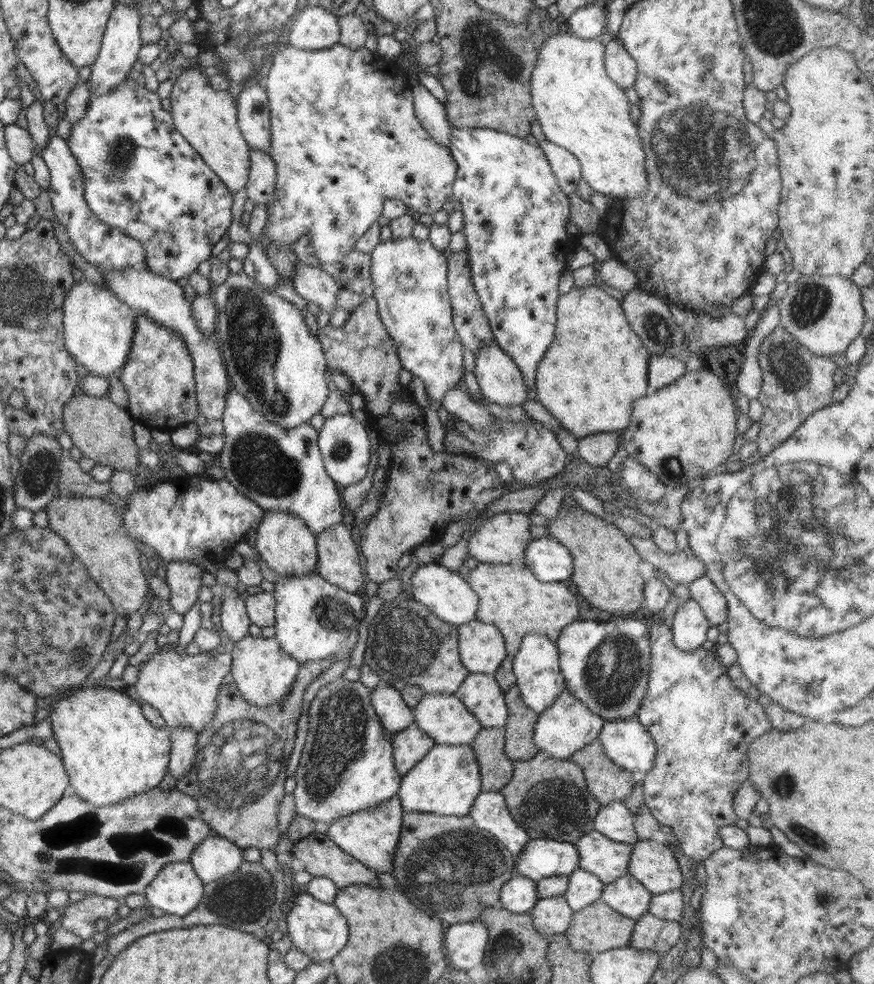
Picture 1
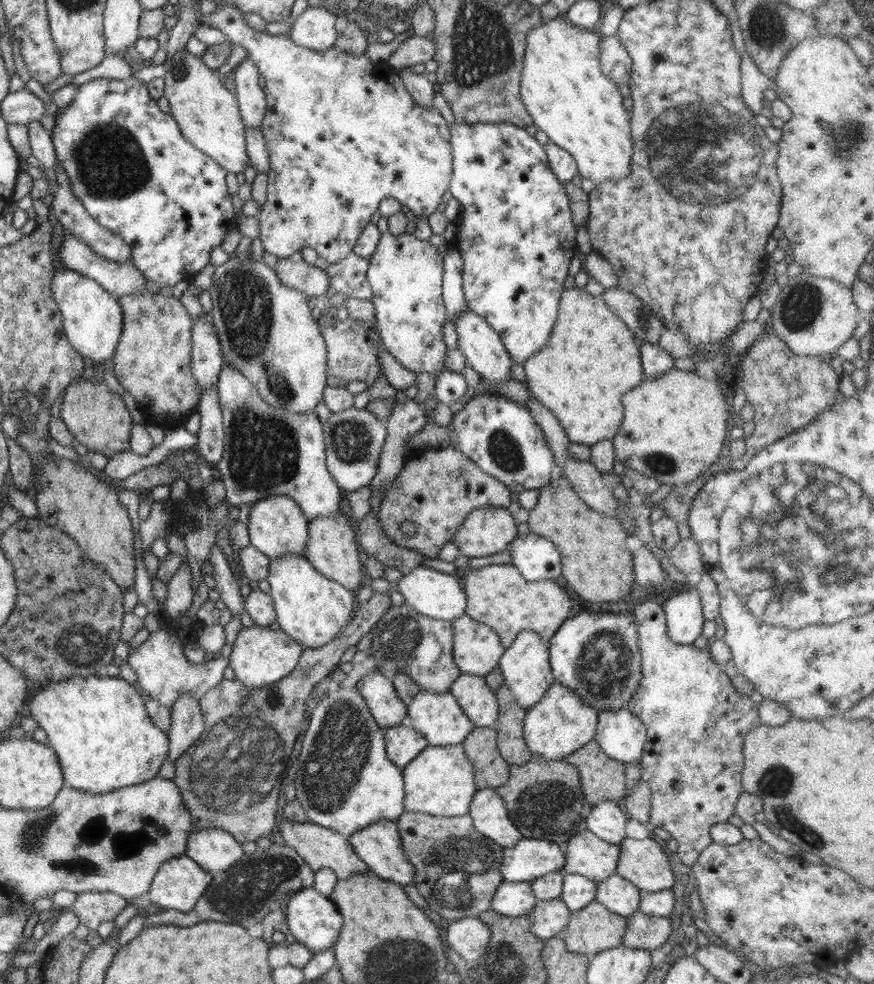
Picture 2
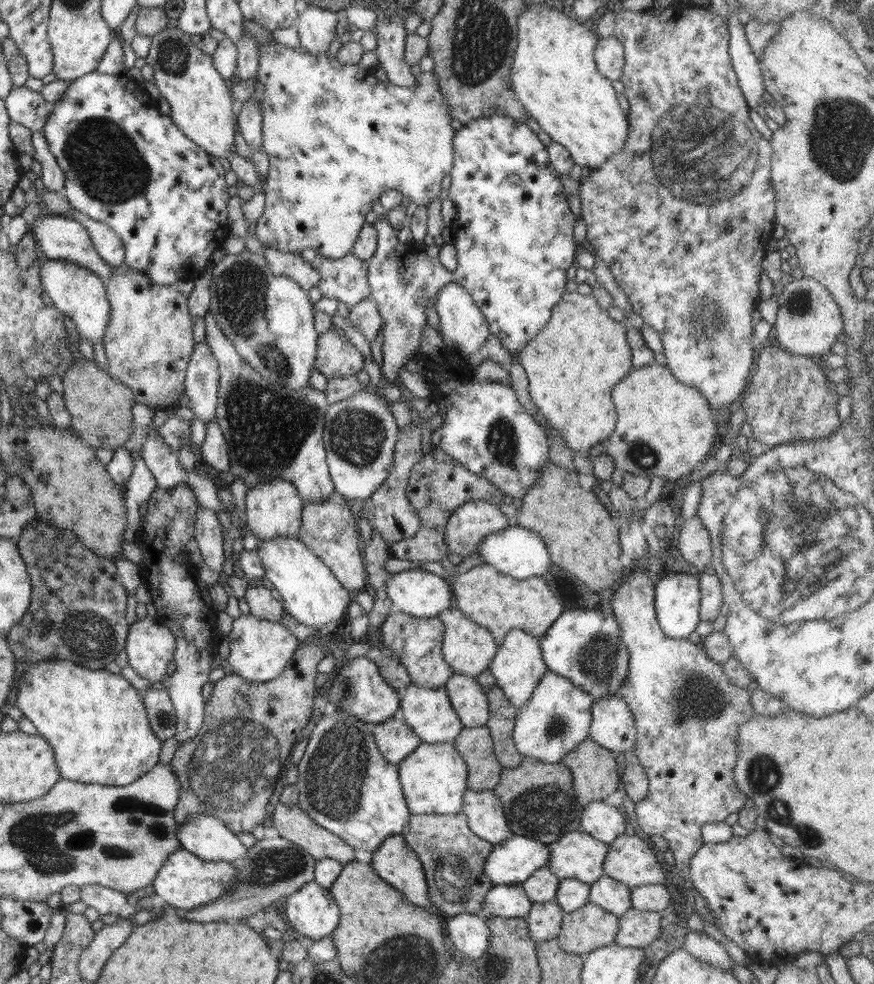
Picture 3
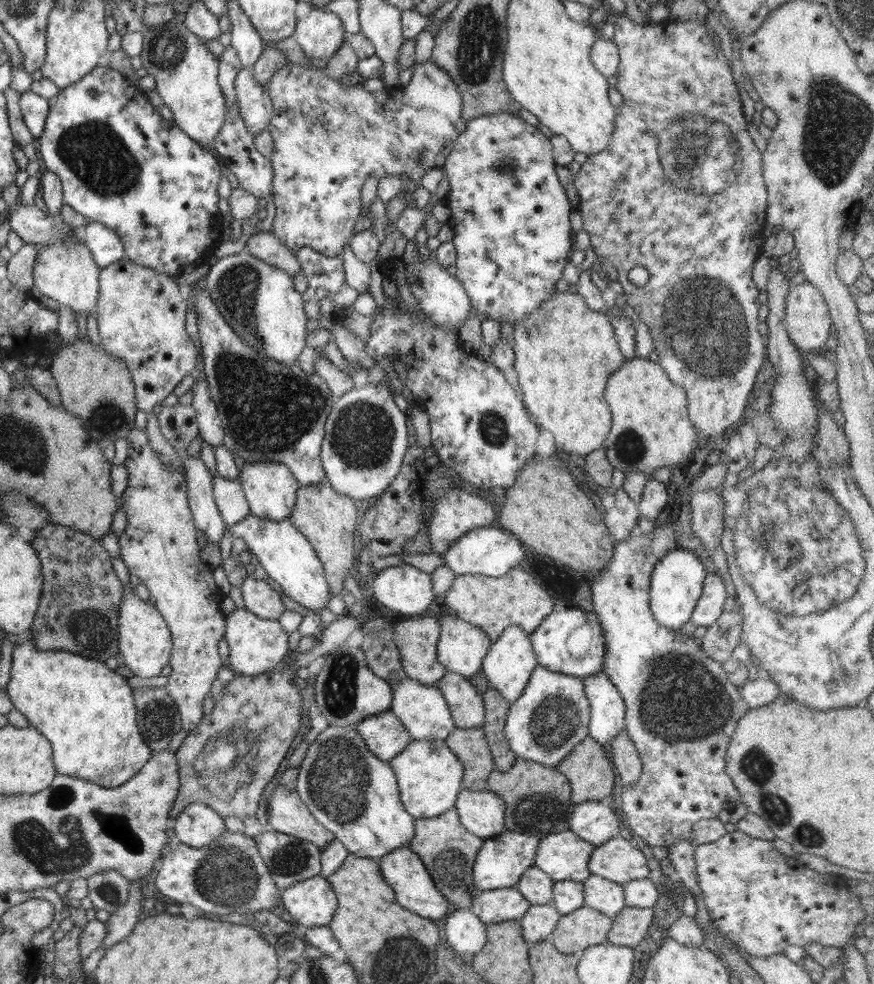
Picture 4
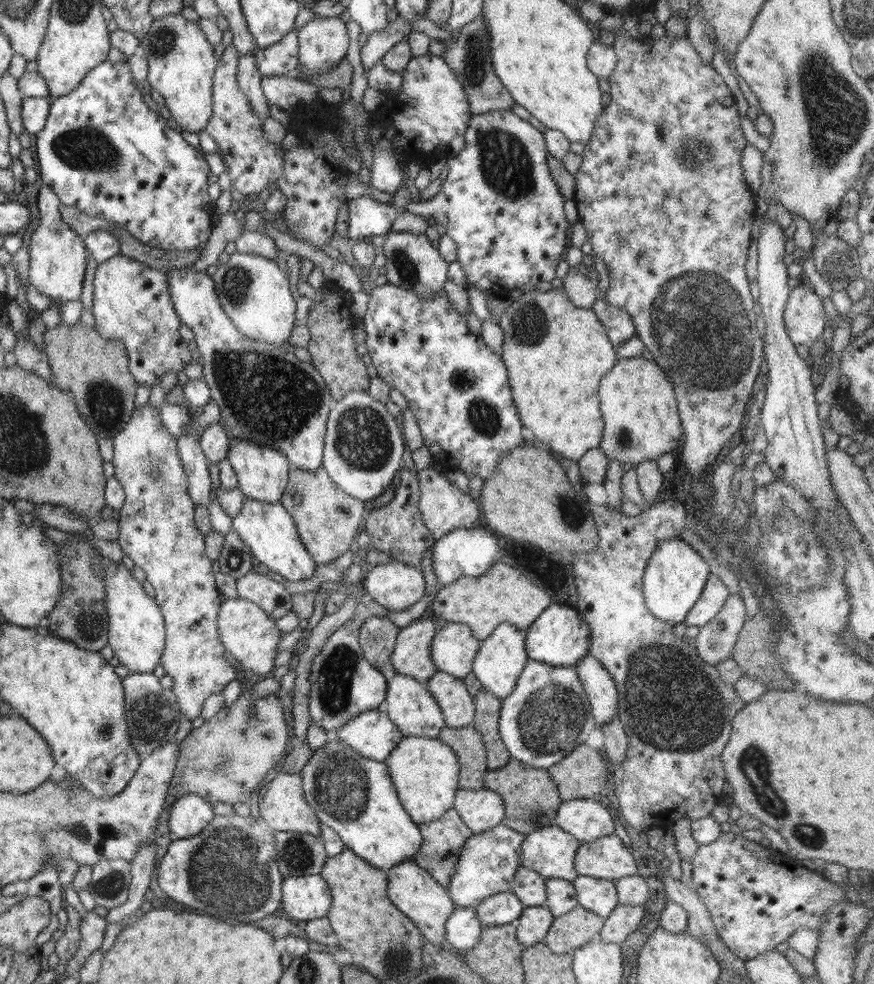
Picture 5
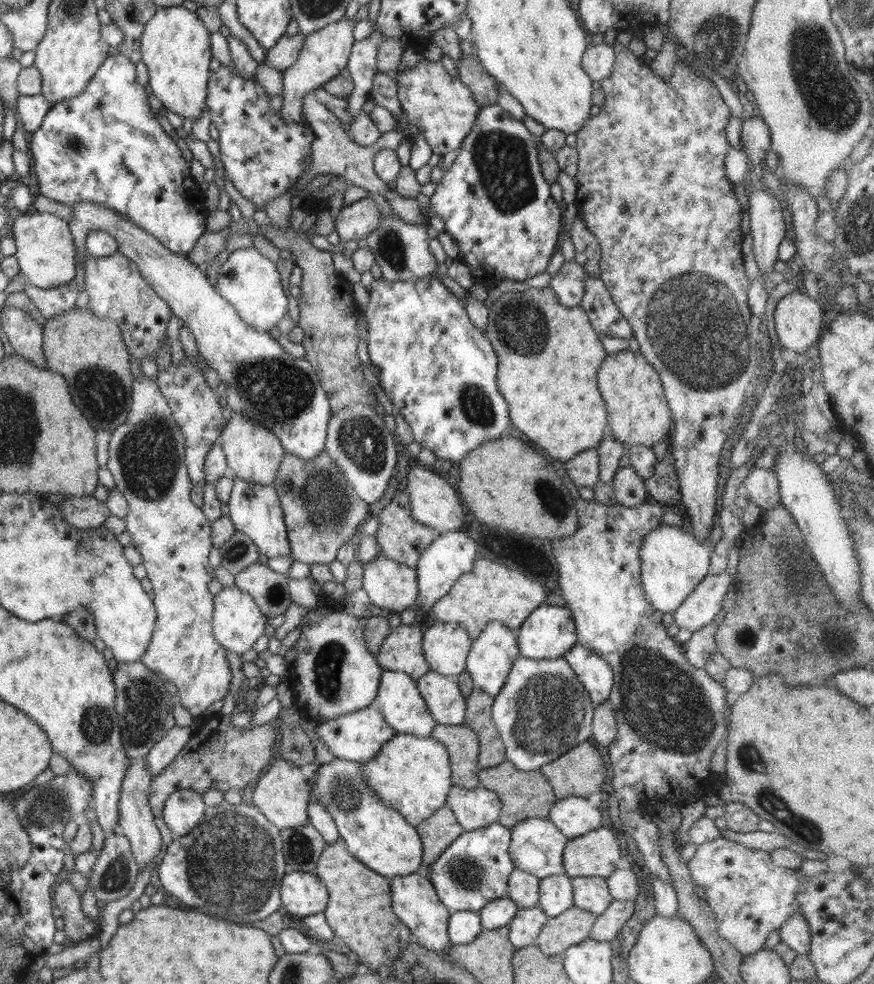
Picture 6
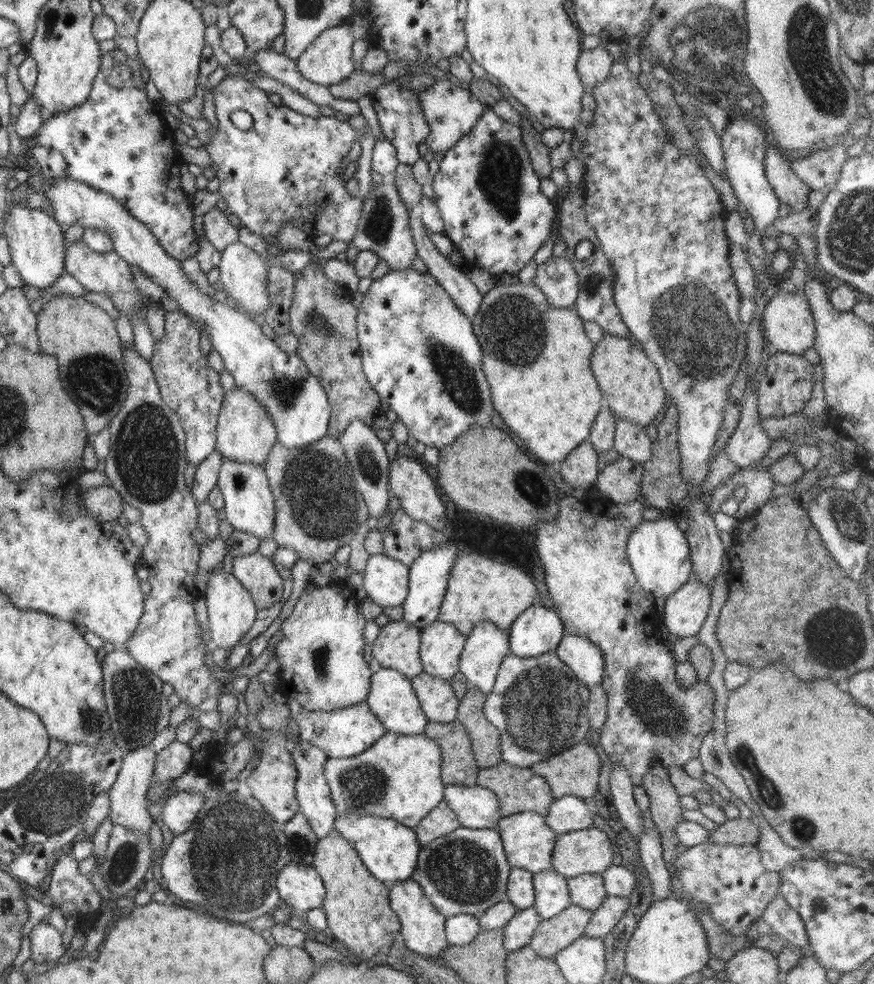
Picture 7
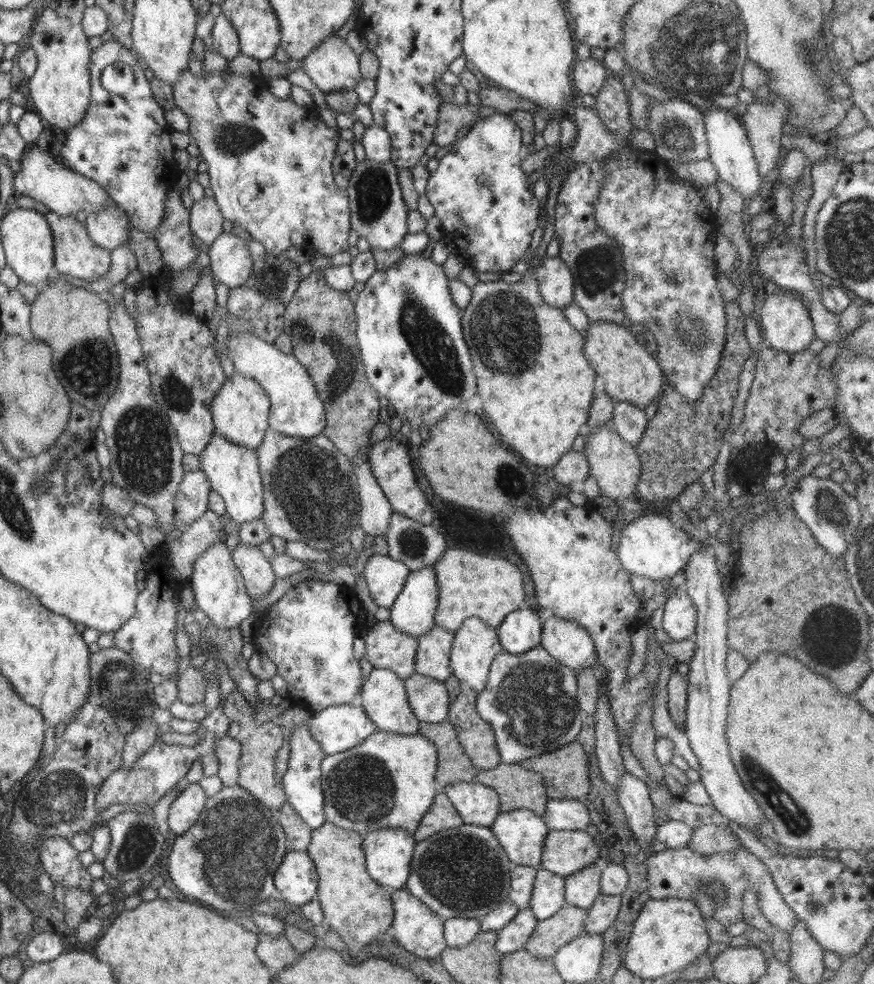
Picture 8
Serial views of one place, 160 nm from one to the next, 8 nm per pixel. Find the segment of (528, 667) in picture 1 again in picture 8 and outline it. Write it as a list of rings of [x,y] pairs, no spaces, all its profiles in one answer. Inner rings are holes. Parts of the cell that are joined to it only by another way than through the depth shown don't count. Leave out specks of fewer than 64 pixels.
[[[477,617],[466,618],[460,629],[455,631],[452,641],[452,650],[450,650],[452,675],[461,682],[463,687],[473,688],[479,693],[487,685],[489,669],[494,658],[502,651],[497,628],[486,625]]]

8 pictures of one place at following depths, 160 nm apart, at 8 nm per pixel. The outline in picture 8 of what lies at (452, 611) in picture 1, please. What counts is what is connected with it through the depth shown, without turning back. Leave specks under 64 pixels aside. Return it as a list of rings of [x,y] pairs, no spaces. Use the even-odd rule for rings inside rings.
[[[372,555],[362,575],[376,606],[390,609],[402,591],[409,575],[409,568],[390,555]]]

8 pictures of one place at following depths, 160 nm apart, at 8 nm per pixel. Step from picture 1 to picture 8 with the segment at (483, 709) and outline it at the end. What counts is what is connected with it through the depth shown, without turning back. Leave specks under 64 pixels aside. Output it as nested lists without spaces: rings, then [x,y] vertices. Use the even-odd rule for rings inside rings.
[[[415,672],[404,679],[404,686],[418,721],[440,723],[447,720],[451,700],[443,682]]]

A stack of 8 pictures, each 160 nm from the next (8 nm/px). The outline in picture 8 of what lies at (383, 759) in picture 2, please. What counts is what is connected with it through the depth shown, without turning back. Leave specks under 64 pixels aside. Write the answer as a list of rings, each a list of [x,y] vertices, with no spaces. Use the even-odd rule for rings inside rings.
[[[400,828],[369,830],[363,837],[360,847],[364,851],[365,865],[370,878],[390,890],[404,889],[410,876],[416,842],[412,834]]]

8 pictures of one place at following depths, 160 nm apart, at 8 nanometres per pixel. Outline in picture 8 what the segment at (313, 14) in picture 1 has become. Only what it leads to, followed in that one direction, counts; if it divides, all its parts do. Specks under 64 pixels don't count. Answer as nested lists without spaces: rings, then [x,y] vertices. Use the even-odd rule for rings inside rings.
[[[335,33],[305,56],[302,70],[324,93],[354,90],[363,78],[359,71],[359,55]]]

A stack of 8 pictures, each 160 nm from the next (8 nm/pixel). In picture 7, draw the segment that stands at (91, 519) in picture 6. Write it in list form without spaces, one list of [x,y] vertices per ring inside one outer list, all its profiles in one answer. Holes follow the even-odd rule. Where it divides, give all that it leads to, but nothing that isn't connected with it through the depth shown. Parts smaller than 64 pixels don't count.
[[[111,485],[85,489],[81,499],[94,518],[108,522],[123,514],[123,498]]]

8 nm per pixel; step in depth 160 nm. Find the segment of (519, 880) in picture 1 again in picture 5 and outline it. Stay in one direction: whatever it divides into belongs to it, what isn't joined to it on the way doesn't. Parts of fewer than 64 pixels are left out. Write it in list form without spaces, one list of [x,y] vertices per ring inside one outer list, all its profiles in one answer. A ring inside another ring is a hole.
[[[508,891],[485,898],[474,910],[482,926],[502,926],[515,923],[524,907],[518,897]]]

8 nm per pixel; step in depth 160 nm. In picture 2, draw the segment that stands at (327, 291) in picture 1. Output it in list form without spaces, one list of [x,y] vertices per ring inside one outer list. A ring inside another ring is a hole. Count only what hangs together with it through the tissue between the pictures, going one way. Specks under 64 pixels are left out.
[[[279,258],[275,273],[286,286],[303,292],[308,298],[317,296],[324,302],[330,286],[330,277],[325,270],[302,260],[294,262],[290,258]]]

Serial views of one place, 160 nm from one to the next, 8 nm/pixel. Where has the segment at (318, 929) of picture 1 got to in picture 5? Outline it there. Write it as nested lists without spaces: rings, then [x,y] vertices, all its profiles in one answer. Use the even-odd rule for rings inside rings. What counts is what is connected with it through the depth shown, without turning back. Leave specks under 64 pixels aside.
[[[319,874],[291,876],[281,886],[281,913],[297,923],[327,916],[331,890]]]

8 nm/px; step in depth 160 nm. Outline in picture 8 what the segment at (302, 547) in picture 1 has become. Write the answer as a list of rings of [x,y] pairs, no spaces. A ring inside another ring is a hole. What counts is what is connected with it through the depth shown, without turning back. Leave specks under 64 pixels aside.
[[[234,372],[226,378],[222,388],[213,398],[211,411],[215,432],[227,438],[231,443],[257,450],[264,438],[264,433],[269,429],[268,417],[270,414],[270,399],[258,382],[250,380],[247,376]]]

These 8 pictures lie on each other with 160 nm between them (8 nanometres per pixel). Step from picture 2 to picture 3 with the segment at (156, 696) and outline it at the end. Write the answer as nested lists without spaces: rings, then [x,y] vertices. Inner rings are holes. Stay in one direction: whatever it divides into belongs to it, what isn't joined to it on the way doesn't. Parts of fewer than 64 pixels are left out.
[[[150,618],[137,619],[132,626],[129,626],[129,634],[125,640],[126,656],[128,664],[137,674],[146,680],[150,680],[154,687],[161,685],[161,680],[167,675],[168,665],[174,660],[176,642],[174,635],[170,630],[159,623],[157,620]]]

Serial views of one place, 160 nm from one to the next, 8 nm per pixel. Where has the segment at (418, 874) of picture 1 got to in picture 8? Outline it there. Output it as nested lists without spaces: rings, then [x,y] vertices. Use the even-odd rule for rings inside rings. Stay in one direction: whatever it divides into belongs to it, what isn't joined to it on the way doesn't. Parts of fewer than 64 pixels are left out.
[[[439,790],[413,836],[417,841],[421,841],[441,830],[462,826],[463,823],[460,813],[453,807],[450,799]]]

